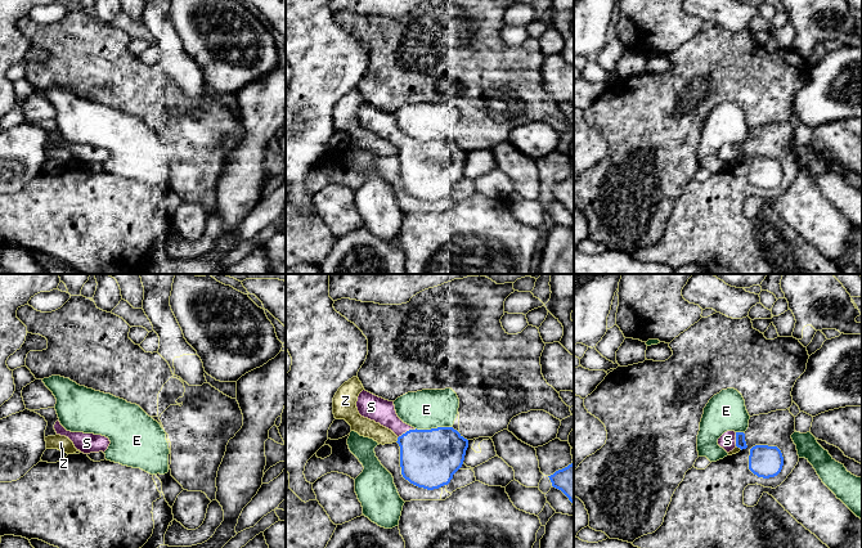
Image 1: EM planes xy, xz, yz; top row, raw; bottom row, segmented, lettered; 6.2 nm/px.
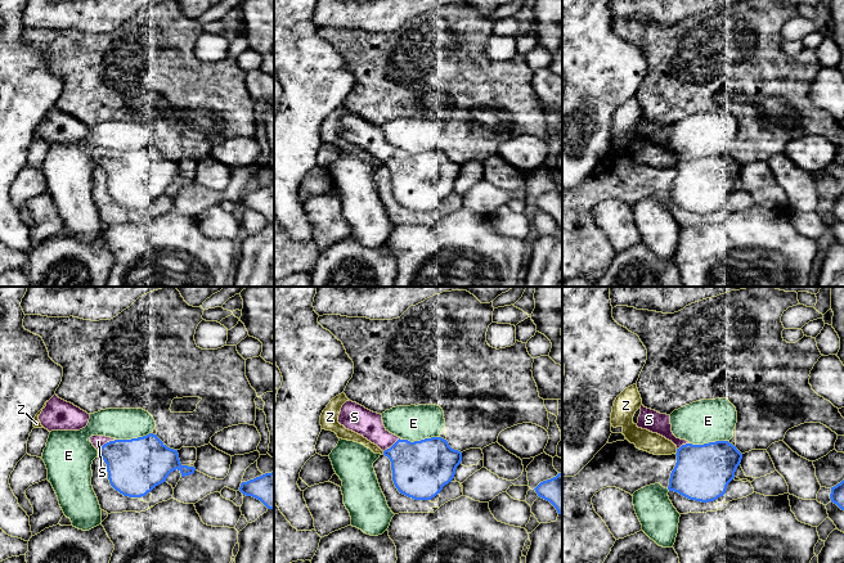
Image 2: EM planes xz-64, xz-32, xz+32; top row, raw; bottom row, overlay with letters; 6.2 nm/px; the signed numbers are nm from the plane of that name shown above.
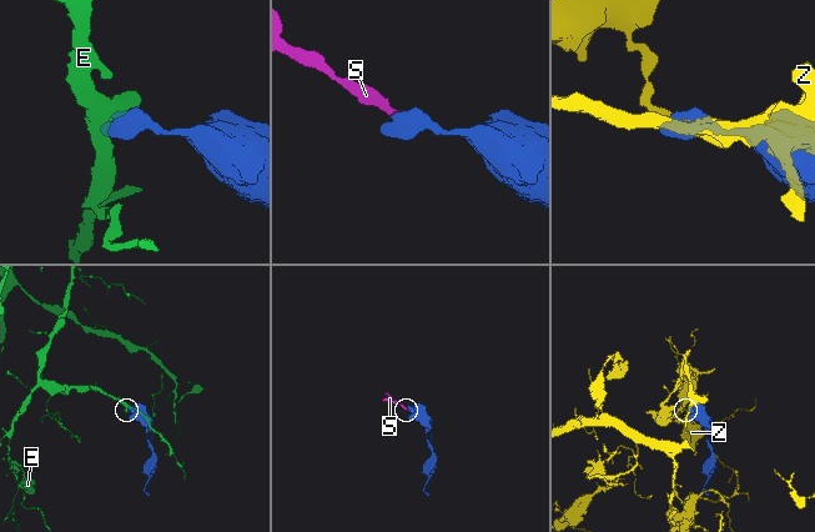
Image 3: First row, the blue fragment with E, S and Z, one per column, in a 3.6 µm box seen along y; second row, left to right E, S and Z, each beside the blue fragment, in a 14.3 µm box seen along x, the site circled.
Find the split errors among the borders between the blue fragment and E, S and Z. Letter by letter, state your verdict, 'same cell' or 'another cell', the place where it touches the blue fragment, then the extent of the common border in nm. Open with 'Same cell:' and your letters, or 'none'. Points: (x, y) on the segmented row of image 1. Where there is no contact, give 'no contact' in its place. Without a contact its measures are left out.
Same cell: S
E: another cell | xz (434, 429) | 240 nm
S: same cell | xz (407, 431) | 130 nm
Z: another cell | xz (398, 440) | 40 nm

